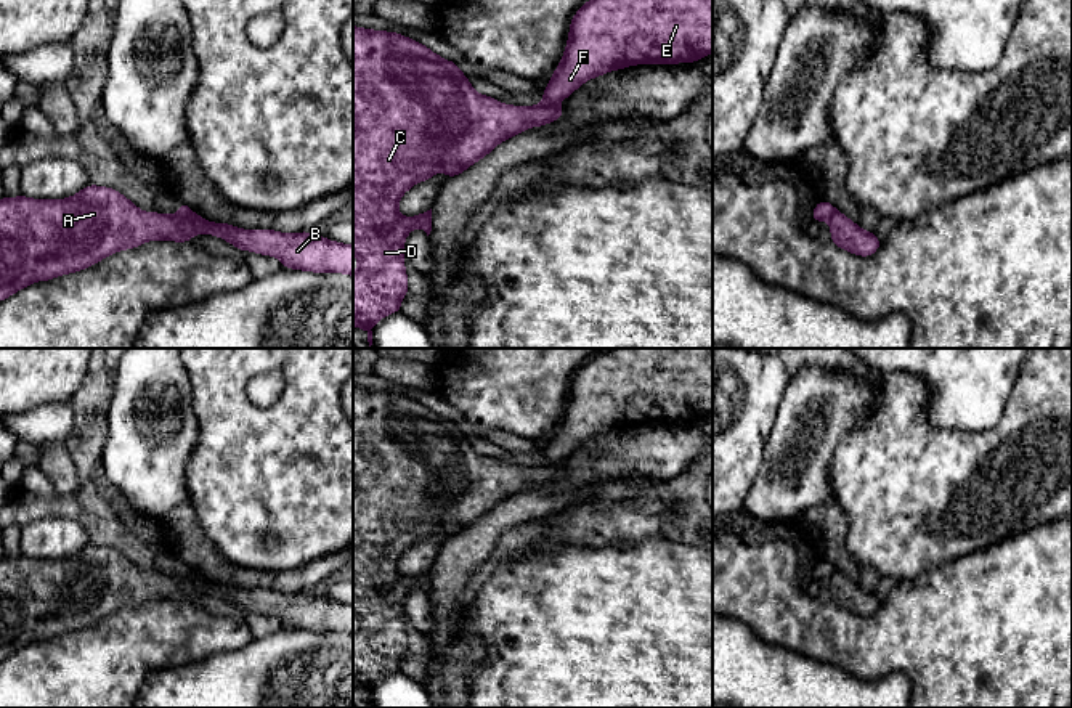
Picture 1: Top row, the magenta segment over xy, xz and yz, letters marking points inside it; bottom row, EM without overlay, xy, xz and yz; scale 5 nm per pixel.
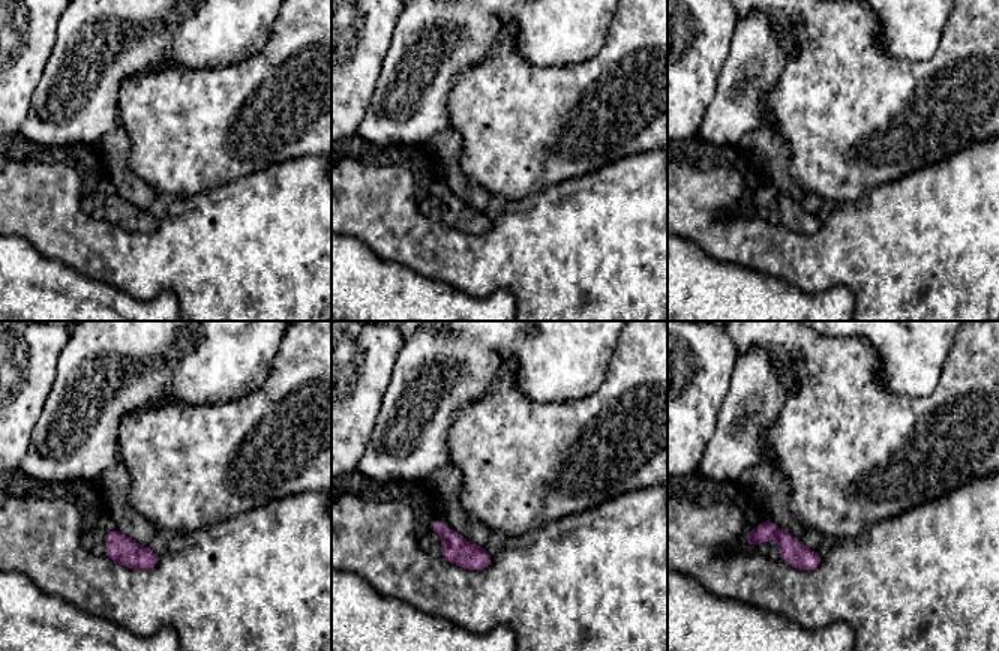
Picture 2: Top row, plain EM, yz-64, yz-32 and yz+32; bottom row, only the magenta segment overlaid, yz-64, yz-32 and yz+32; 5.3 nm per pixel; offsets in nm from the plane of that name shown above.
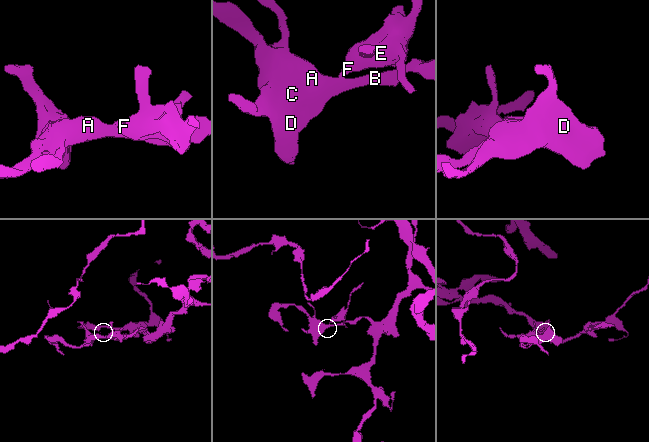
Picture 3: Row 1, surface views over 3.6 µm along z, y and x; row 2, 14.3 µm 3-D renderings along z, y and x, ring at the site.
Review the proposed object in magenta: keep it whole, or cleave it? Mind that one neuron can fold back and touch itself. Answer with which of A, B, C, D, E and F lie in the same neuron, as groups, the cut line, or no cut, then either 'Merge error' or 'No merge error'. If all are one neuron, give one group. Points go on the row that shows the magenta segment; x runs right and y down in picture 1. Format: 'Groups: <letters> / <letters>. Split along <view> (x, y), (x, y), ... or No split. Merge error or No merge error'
Groups: A B C D / E F. Split along xz (543, 105), (554, 106). Merge error

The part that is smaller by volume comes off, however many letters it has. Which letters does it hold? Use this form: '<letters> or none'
E, F

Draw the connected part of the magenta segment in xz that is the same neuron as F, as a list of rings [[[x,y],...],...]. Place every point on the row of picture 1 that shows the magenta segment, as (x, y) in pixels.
[[[589,0],[573,16],[566,48],[542,93],[542,106],[555,106],[584,82],[635,64],[693,63],[713,53],[713,0]]]

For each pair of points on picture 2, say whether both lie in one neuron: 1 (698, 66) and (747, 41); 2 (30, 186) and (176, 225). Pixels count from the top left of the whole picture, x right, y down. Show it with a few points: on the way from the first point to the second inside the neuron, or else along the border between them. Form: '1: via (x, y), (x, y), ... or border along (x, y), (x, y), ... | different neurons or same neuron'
1: border along (738, 18), (717, 86) | different neurons
2: via (66, 222), (89, 245), (140, 245) | same neuron

